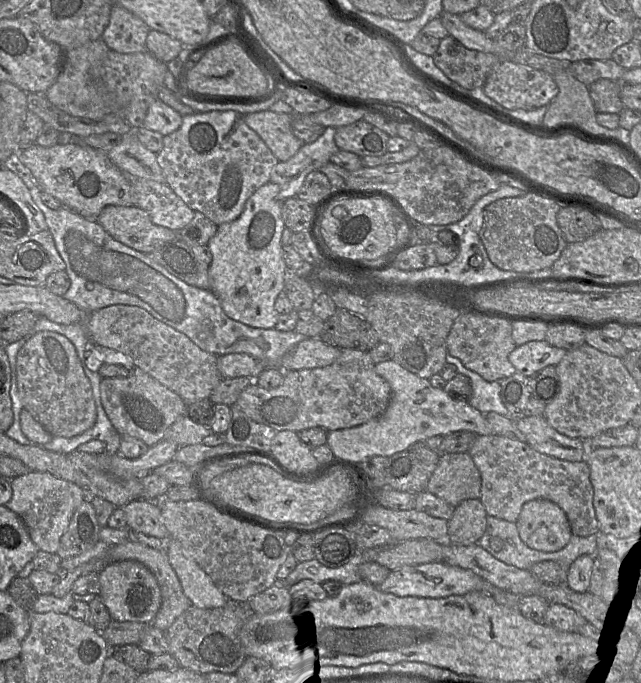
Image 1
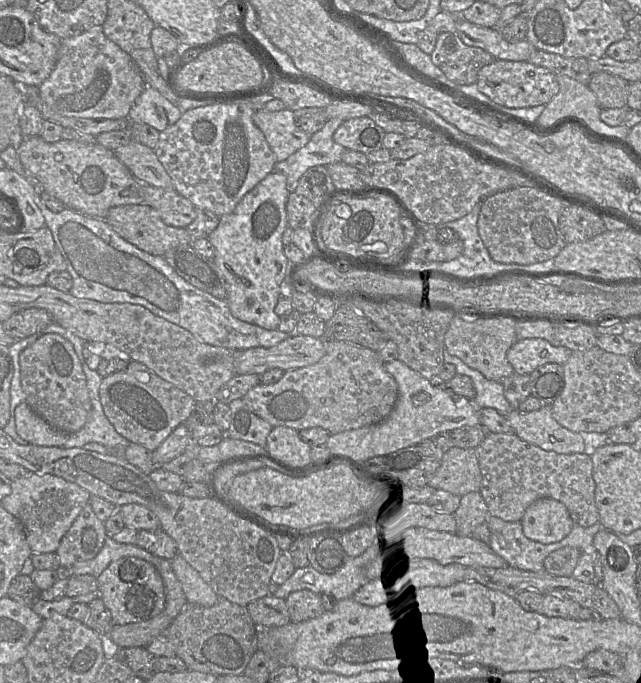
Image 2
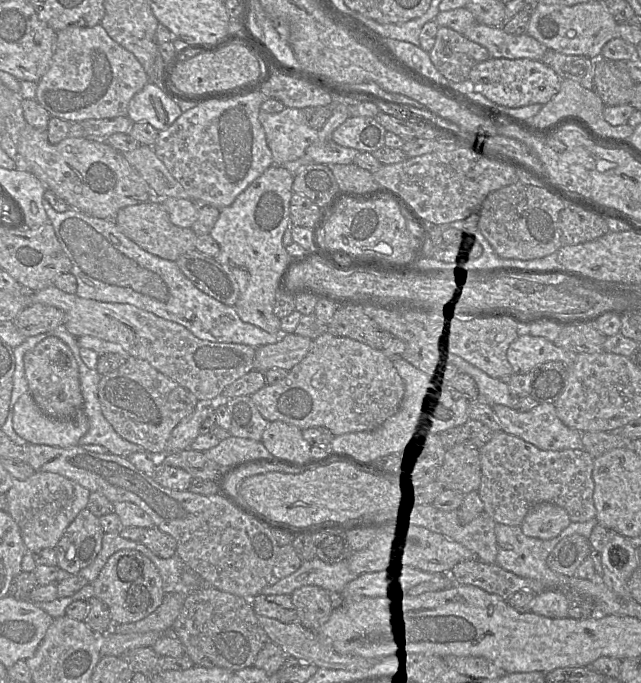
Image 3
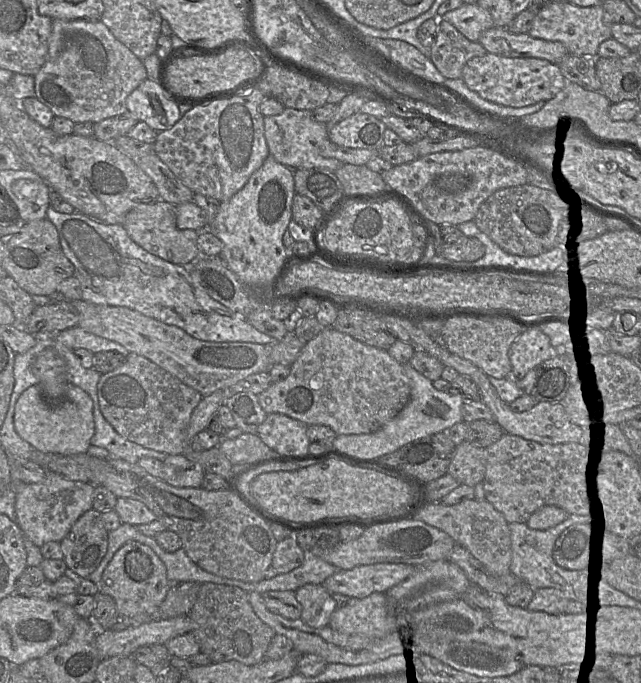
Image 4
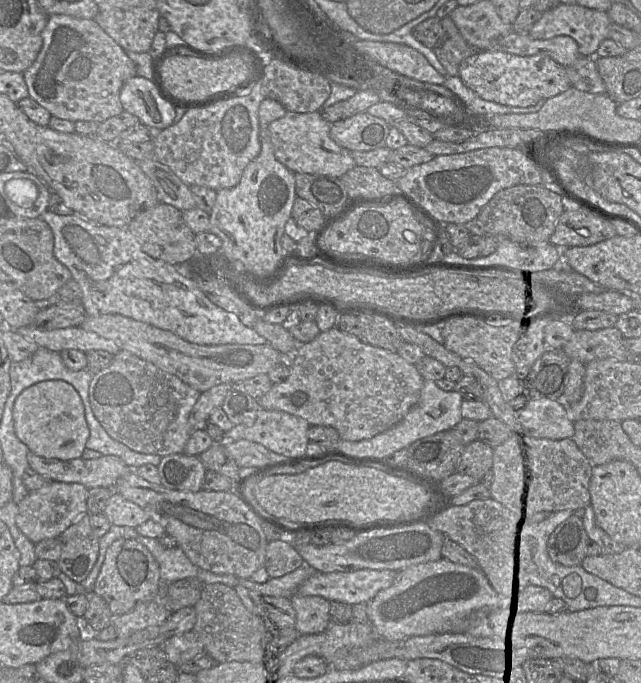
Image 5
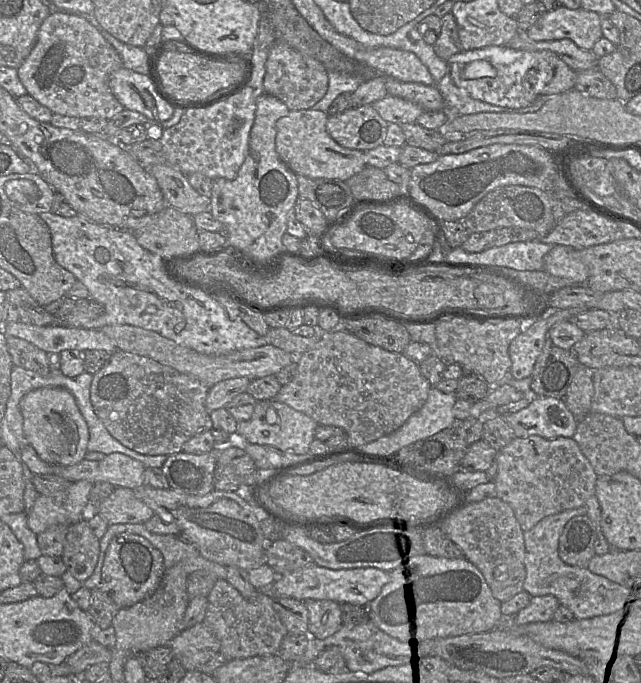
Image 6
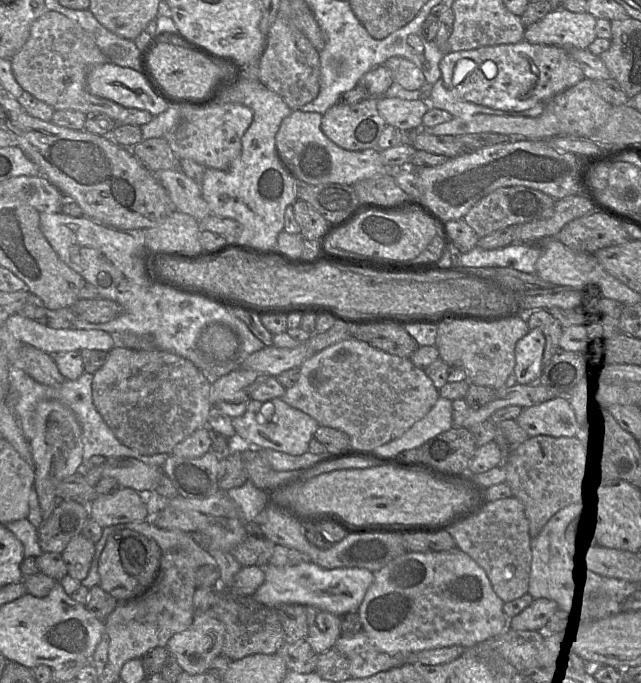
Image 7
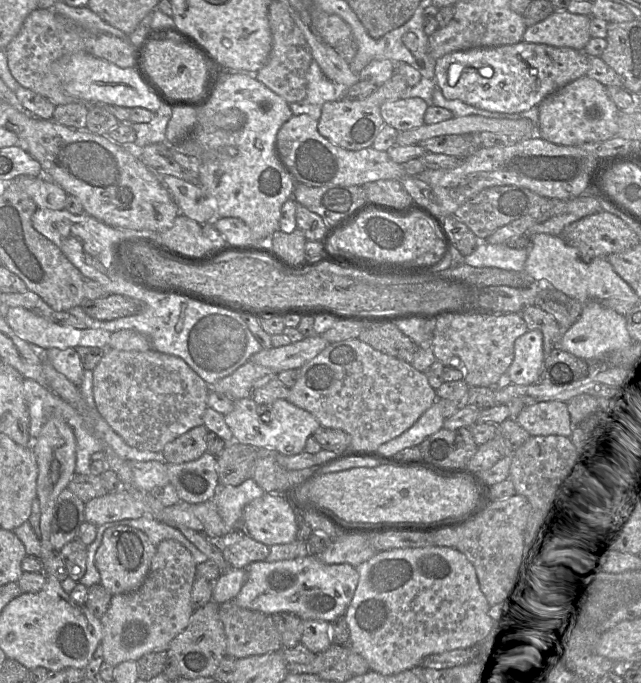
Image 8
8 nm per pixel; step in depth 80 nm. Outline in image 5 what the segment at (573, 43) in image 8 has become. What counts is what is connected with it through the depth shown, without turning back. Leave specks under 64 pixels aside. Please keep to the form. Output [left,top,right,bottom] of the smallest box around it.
[529,3,611,57]

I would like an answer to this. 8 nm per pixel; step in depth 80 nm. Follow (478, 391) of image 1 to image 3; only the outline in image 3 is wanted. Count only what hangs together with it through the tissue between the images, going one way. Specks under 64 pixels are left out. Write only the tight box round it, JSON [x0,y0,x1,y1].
[444,344,517,407]

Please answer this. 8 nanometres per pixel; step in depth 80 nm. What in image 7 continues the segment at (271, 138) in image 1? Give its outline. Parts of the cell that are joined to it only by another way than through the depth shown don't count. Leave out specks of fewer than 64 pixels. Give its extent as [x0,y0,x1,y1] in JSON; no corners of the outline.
[276,110,394,186]

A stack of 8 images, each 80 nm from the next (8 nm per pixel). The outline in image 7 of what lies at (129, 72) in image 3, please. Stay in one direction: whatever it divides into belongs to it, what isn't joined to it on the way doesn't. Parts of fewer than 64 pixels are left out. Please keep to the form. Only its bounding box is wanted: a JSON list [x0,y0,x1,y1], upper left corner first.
[11,11,125,120]

